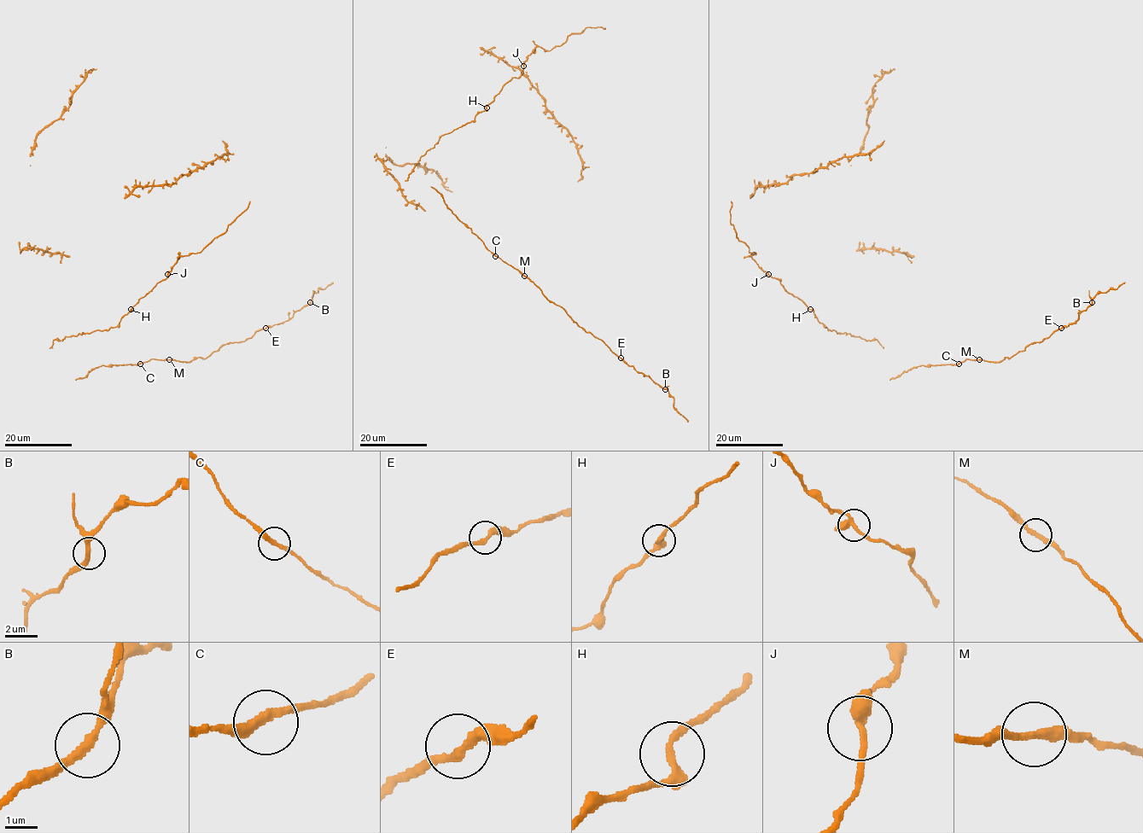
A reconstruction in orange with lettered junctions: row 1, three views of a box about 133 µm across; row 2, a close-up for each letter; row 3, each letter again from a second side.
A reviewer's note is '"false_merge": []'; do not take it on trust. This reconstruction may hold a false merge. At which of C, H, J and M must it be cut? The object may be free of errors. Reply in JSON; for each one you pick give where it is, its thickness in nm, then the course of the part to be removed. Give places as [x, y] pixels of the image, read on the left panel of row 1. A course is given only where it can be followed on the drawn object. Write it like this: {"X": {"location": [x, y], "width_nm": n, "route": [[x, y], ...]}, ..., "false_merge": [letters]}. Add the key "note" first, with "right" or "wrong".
{"note": "wrong", "M": {"location": [169, 359], "width_nm": 280, "route": [[169, 359], [205, 358], [224, 344], [244, 341], [260, 329], [288, 320], [318, 289], [332, 282]]}, "false_merge": ["M"]}

